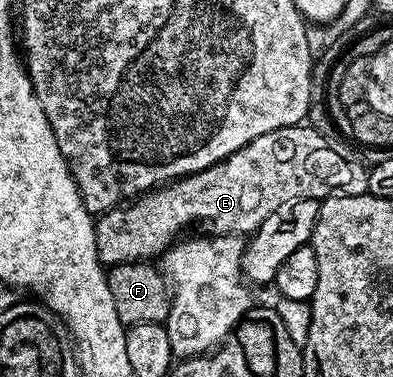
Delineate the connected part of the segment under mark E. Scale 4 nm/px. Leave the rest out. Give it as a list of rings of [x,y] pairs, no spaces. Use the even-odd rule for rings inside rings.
[[[309,124],[289,125],[268,135],[260,135],[240,151],[236,151],[224,161],[218,161],[210,169],[191,173],[181,179],[175,179],[153,191],[147,191],[137,199],[131,200],[125,207],[109,209],[97,218],[96,247],[98,258],[103,266],[122,265],[125,261],[146,261],[157,258],[179,240],[181,229],[203,221],[209,232],[214,235],[252,235],[284,203],[296,199],[318,201],[328,197],[347,197],[360,195],[368,190],[370,178],[367,166],[362,166],[354,157],[345,157],[336,146],[318,129],[309,129]]]

